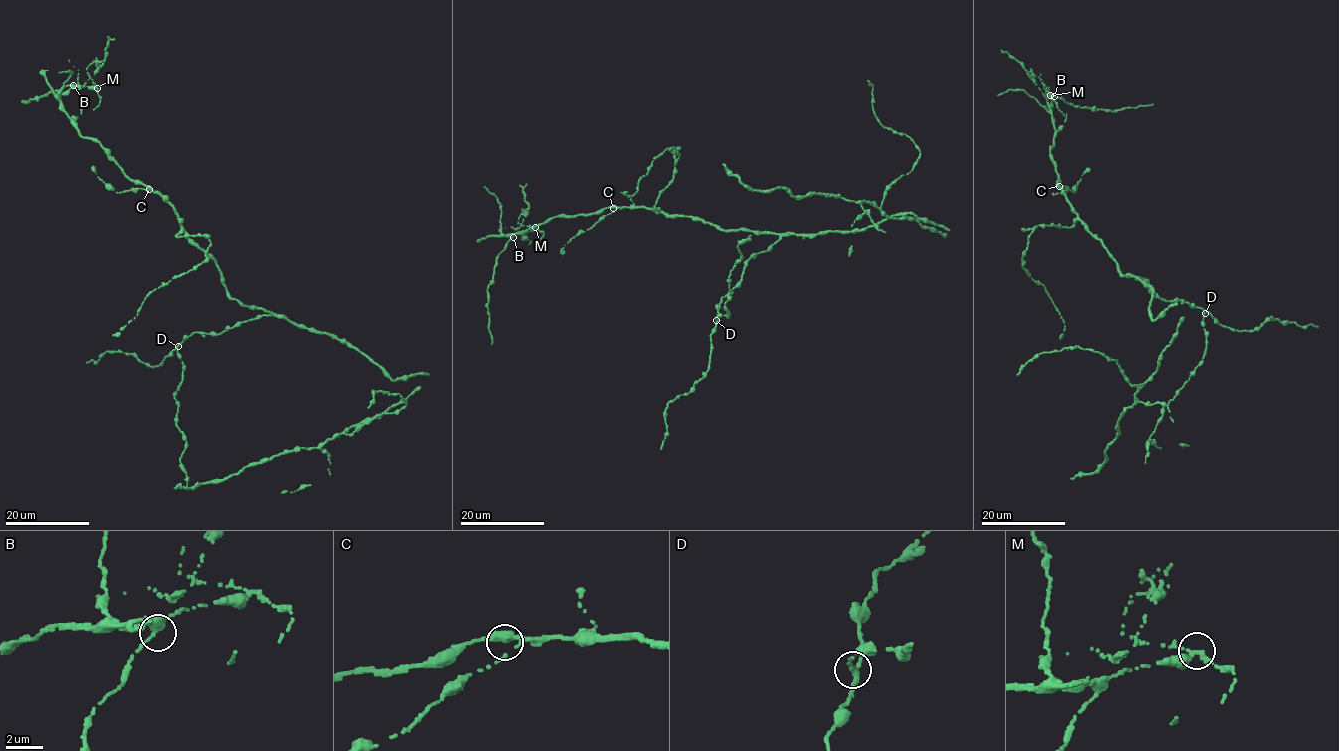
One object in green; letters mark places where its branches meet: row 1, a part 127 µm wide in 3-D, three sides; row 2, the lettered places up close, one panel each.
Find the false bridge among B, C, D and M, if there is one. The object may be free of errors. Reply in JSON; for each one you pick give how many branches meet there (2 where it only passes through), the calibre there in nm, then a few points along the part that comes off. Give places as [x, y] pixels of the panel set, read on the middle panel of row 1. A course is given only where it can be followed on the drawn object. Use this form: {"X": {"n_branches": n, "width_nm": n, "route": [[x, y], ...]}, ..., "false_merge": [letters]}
{"M": {"n_branches": 3, "width_nm": 240, "route": [[535, 227], [518, 223], [522, 214], [527, 215], [521, 226], [499, 229]]}, "false_merge": ["M"]}

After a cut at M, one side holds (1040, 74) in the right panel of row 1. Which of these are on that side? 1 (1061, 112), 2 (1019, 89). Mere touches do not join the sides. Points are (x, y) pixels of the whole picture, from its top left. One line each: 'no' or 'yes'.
1: yes
2: no

